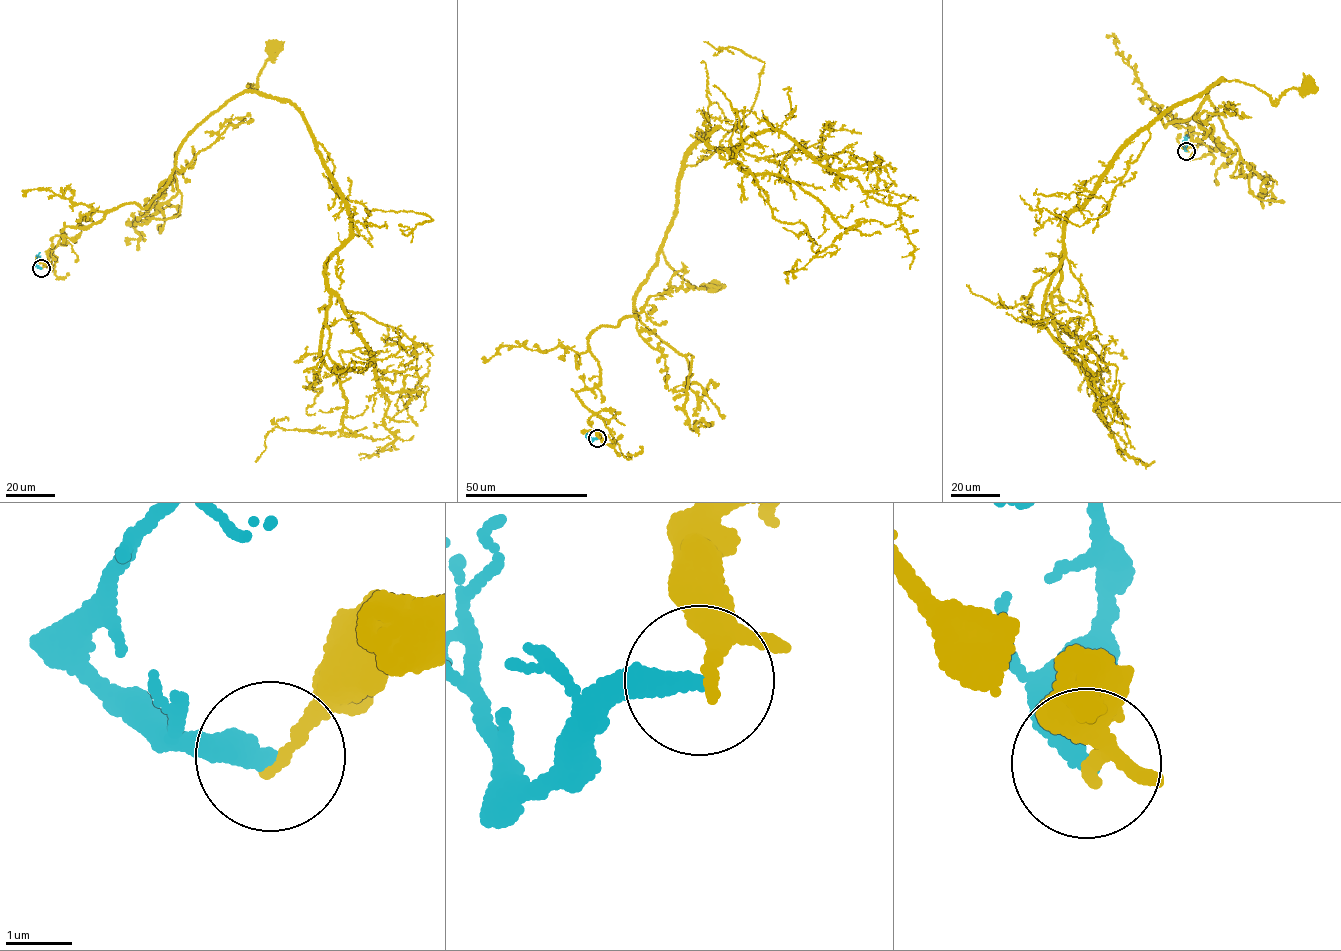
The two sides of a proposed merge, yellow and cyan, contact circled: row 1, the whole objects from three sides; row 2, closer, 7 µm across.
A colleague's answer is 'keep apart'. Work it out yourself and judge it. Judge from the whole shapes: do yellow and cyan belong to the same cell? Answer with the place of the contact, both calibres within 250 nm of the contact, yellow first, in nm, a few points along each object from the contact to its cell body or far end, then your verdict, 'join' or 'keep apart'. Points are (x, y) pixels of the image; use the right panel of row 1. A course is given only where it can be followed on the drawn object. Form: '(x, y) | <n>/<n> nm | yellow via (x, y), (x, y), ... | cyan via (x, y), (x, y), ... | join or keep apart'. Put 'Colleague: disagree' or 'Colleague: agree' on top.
Colleague: agree
(1186, 151) | 190/360 nm | yellow via (1186, 151), (1216, 142), (1154, 110), (1166, 127), (1183, 122), (1222, 79), (1274, 102), (1309, 83) | cyan via (1186, 151), (1187, 134) | keep apart

